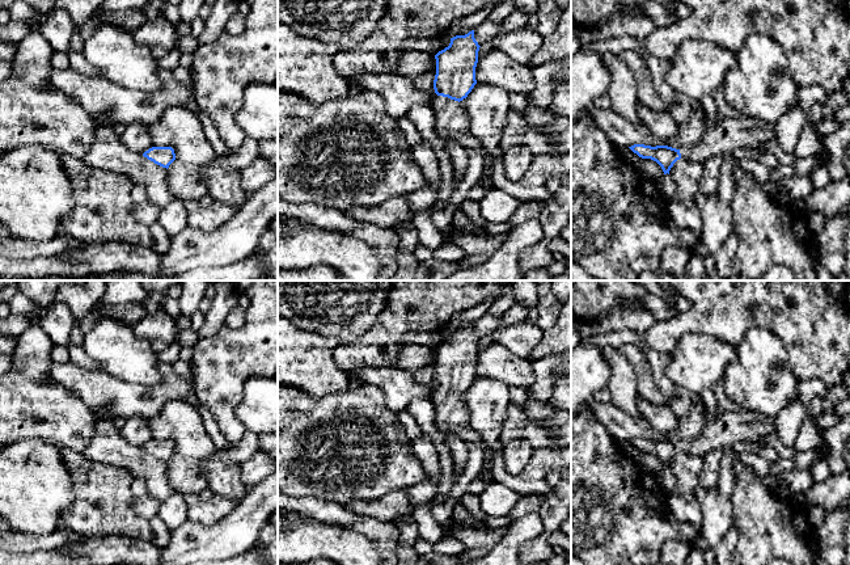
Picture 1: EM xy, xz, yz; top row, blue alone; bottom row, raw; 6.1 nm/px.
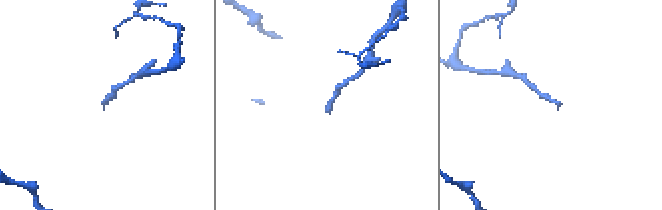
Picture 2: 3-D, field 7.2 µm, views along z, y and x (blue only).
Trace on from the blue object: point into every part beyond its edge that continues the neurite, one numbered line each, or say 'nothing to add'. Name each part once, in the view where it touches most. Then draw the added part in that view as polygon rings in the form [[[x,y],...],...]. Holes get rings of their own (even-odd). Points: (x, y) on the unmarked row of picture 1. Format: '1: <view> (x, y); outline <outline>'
1: xz (451, 412); outline [[[437,389],[431,401],[435,406],[435,426],[443,443],[448,437],[457,435],[458,427],[469,426],[470,410],[458,395]]]

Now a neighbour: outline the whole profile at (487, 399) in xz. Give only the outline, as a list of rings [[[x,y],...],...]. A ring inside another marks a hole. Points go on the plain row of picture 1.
[[[477,376],[468,391],[460,395],[460,397],[470,410],[468,427],[477,431],[489,446],[478,475],[489,485],[495,482],[491,472],[491,458],[502,454],[504,447],[499,437],[507,417],[507,408],[511,404],[508,387],[496,379]]]

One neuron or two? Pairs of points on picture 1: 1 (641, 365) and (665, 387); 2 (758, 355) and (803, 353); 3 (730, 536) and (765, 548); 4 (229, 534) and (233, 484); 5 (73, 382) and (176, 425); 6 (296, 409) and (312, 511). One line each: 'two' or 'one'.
1: two
2: two
3: two
4: two
5: two
6: two

